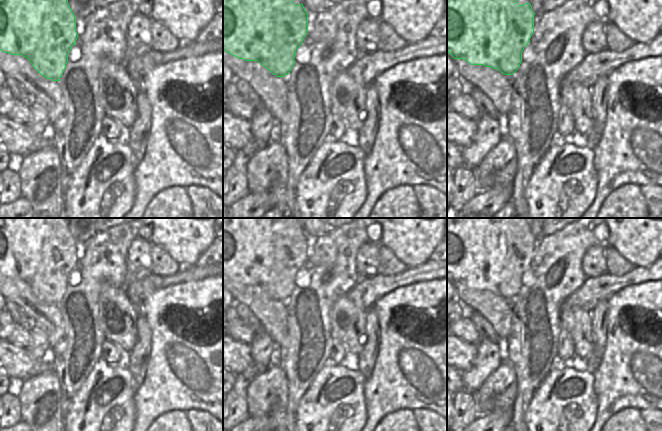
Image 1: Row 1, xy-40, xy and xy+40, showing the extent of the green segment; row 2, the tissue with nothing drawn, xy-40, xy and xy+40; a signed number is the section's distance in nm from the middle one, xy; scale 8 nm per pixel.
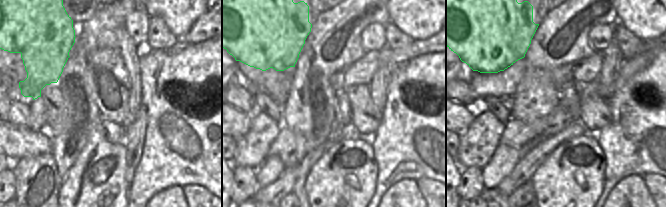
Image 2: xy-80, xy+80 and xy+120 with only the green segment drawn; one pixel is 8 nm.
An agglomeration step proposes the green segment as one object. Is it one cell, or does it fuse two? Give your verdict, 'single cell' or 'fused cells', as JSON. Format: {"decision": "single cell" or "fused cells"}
{"decision": "fused cells"}

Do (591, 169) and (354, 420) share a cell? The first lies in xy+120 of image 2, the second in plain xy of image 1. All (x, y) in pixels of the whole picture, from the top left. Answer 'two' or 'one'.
one

